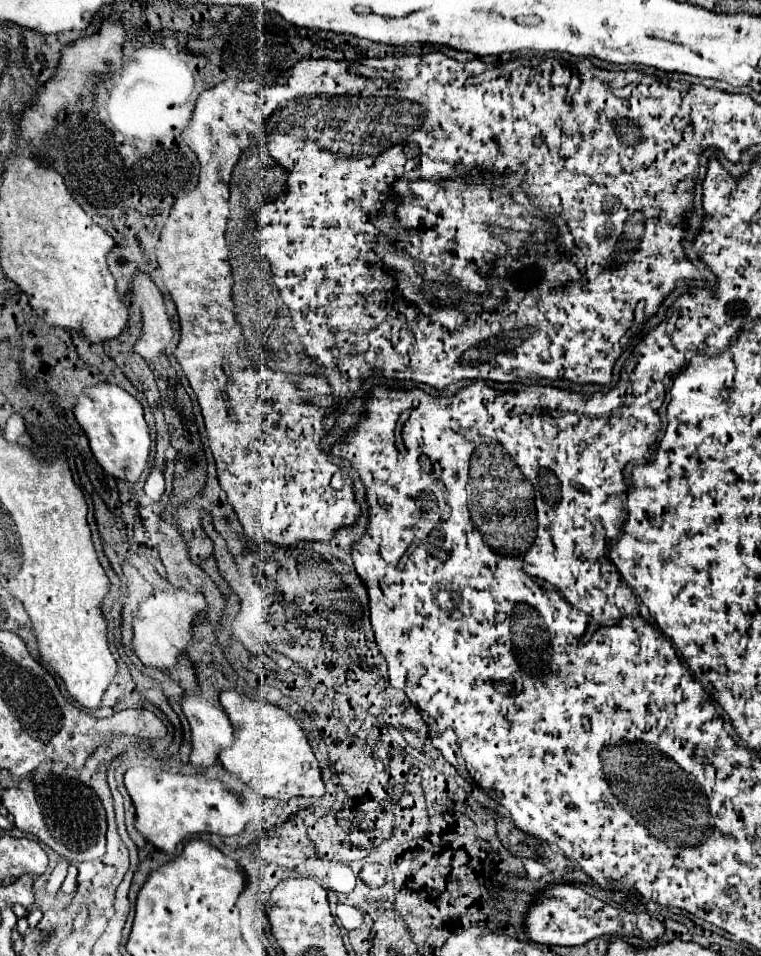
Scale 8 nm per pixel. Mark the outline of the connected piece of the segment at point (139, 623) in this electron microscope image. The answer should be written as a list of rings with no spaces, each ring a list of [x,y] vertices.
[[[160,590],[154,592],[148,600],[144,600],[134,614],[134,640],[132,648],[136,656],[144,662],[144,666],[170,670],[178,664],[178,656],[186,652],[188,644],[192,642],[192,622],[200,612],[206,610],[206,600],[200,592],[188,590]]]

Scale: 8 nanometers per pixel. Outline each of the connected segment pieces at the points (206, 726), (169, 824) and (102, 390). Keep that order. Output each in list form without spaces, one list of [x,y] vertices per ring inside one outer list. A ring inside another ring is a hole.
[[[186,694],[180,704],[192,730],[190,764],[198,768],[214,766],[218,762],[218,752],[234,742],[232,724],[226,712],[194,694]]]
[[[136,766],[124,774],[124,784],[136,808],[136,830],[158,850],[168,854],[172,854],[188,836],[202,832],[234,836],[240,834],[250,822],[250,816],[246,816],[246,808],[236,794],[222,782],[206,776],[184,776]]]
[[[116,384],[88,386],[80,392],[74,408],[78,424],[84,428],[96,462],[114,478],[136,482],[148,464],[150,430],[142,414],[142,404]]]

